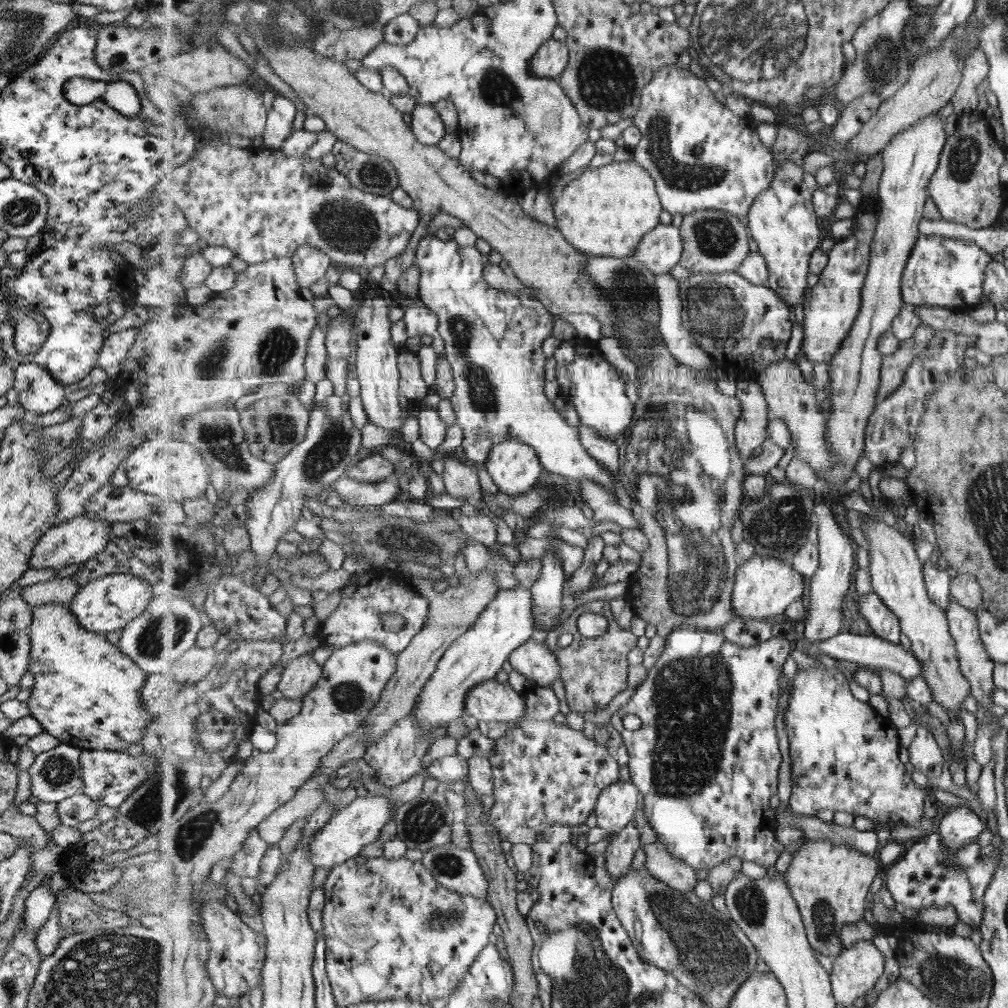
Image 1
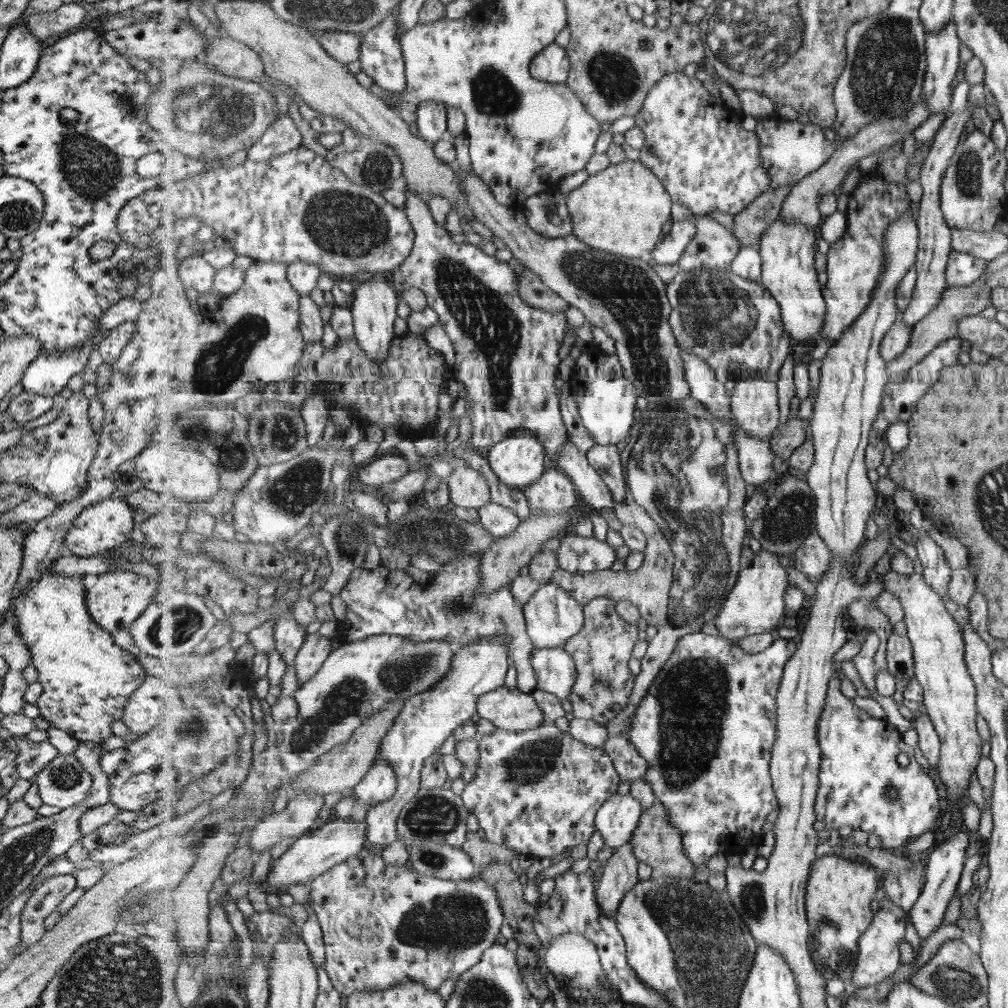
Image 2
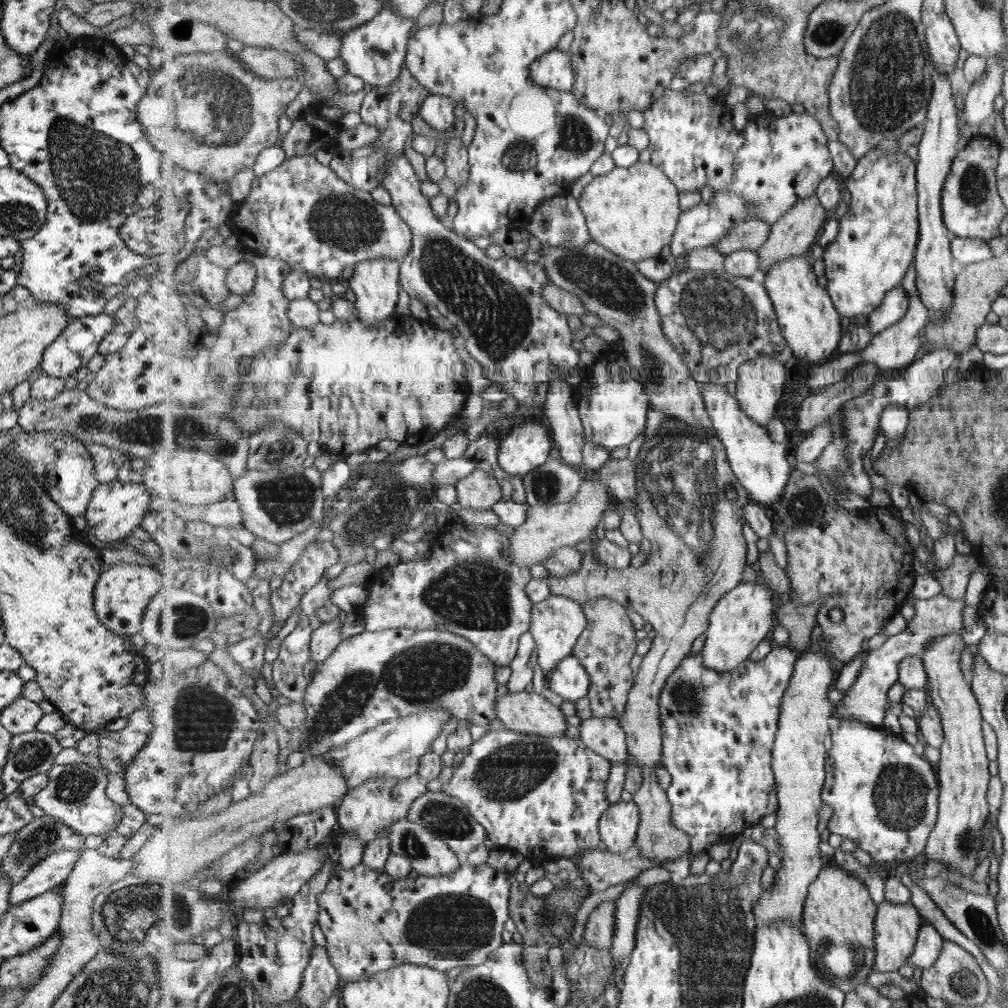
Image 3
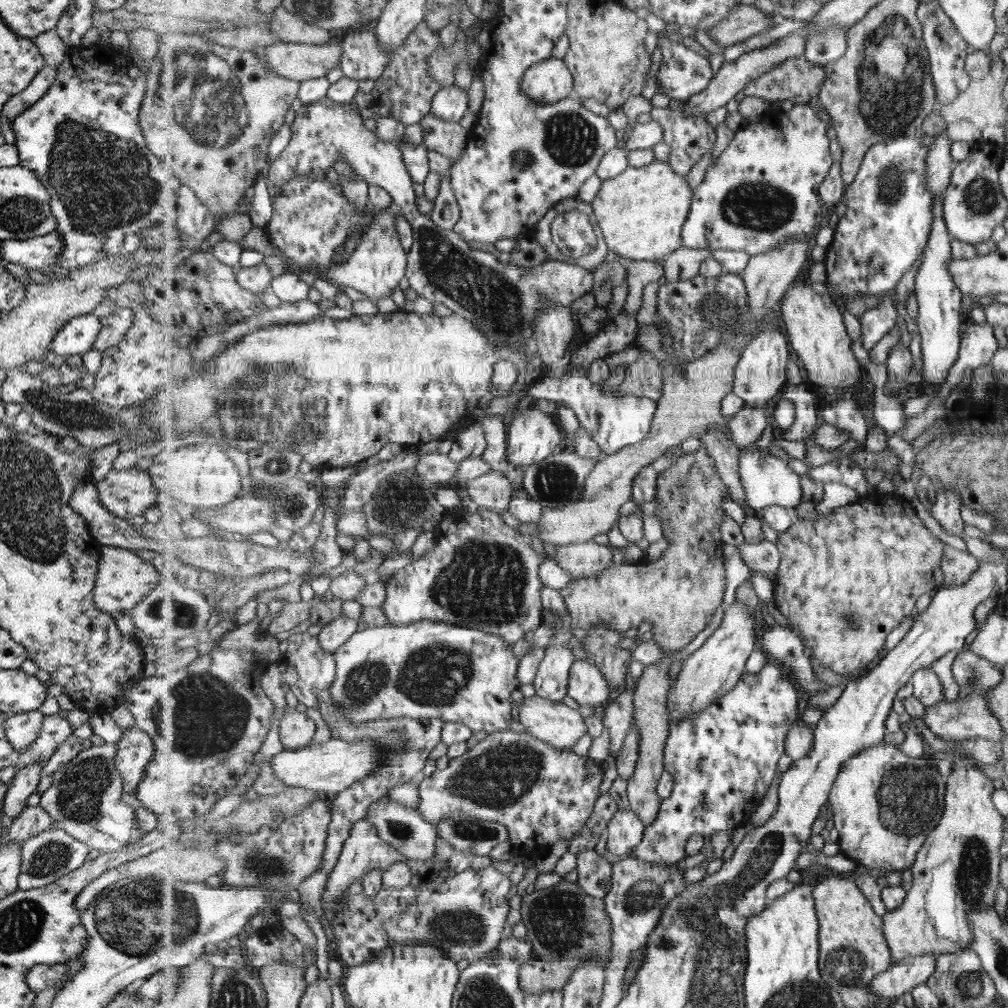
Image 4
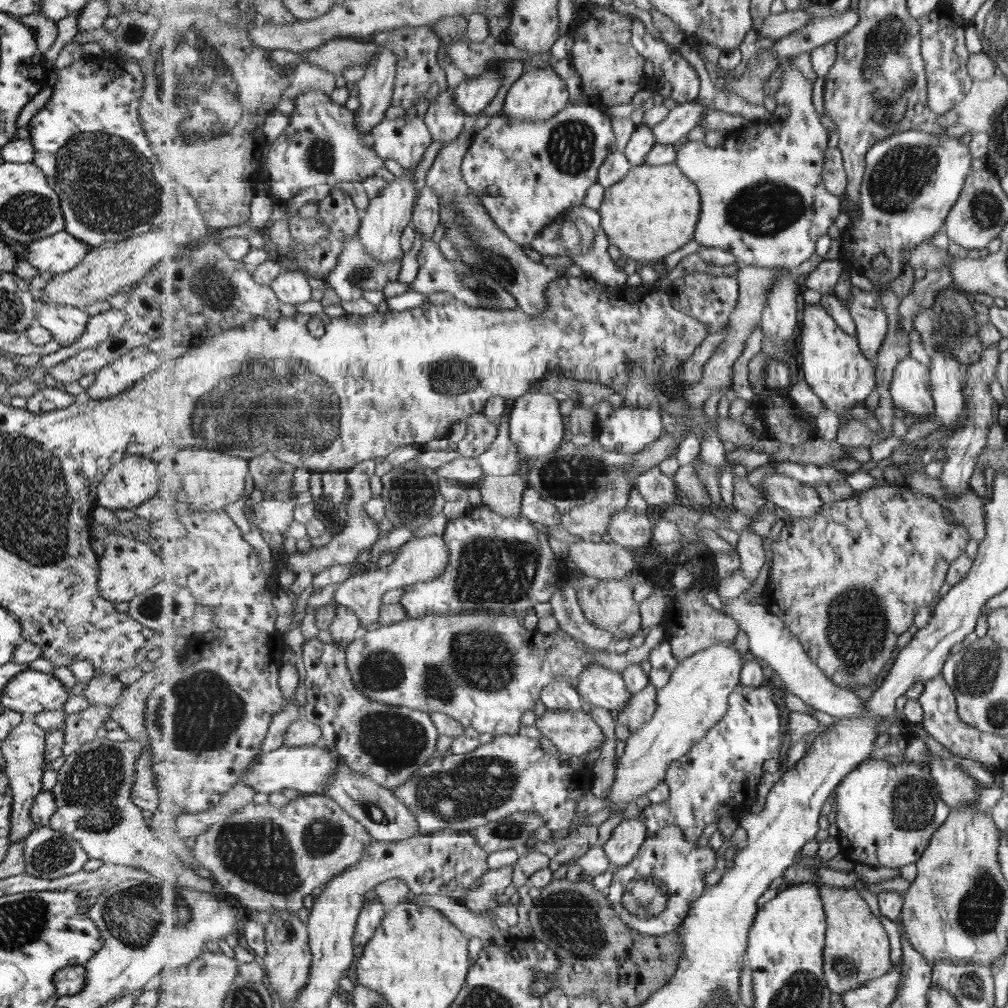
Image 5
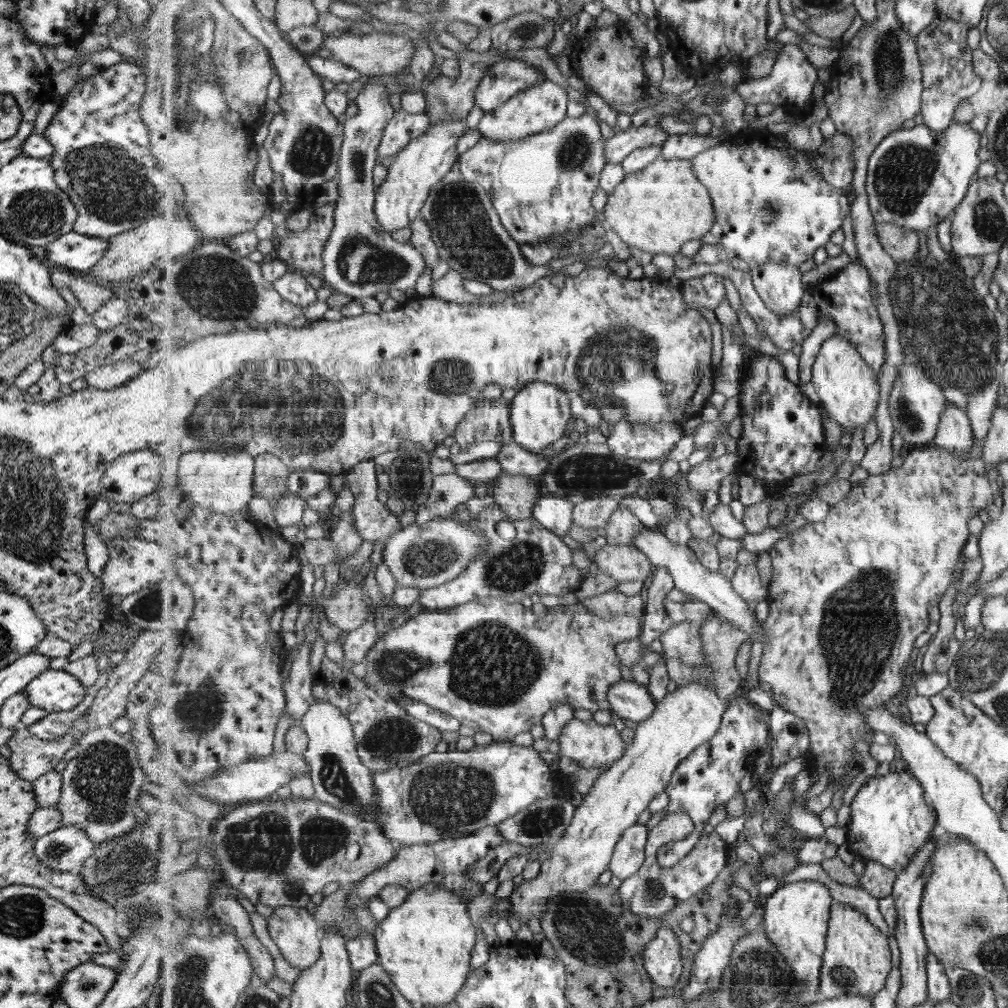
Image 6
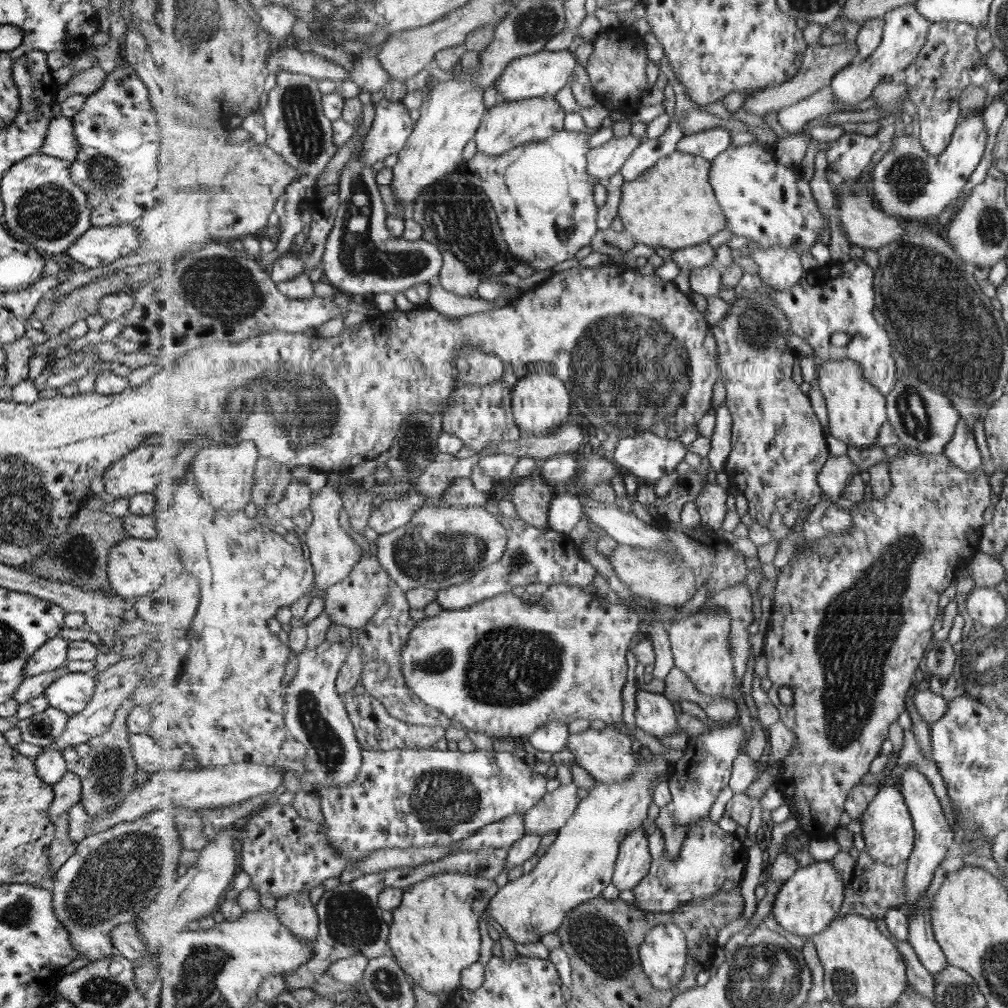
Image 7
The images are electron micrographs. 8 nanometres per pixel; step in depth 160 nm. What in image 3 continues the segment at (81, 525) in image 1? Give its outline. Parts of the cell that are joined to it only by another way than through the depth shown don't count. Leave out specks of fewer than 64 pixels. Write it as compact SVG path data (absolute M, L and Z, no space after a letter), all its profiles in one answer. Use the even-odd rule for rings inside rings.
M116 478L107 483L98 484L82 514L87 523L87 532L81 531L81 533L99 550L108 542L115 542L122 538L136 538L138 524L153 507L152 495L142 484L121 482Z

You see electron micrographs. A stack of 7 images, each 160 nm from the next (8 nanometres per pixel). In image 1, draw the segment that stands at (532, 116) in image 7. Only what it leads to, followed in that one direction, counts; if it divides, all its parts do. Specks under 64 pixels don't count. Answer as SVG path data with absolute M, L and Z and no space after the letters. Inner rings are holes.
M551 37L531 61L536 75L559 80L570 62L570 47L566 42Z

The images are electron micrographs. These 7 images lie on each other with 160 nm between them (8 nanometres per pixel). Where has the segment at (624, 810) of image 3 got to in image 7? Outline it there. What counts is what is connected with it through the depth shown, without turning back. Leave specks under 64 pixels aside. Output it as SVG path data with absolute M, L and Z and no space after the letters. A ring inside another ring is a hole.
M644 828L635 830L620 846L612 884L618 890L634 890L649 874L652 861L647 832Z

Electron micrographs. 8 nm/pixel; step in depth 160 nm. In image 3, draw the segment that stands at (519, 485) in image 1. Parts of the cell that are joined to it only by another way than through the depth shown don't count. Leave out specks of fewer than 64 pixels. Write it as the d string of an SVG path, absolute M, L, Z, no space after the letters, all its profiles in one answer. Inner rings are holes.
M539 421L515 425L500 442L499 464L514 477L522 479L545 464L555 447L554 439Z

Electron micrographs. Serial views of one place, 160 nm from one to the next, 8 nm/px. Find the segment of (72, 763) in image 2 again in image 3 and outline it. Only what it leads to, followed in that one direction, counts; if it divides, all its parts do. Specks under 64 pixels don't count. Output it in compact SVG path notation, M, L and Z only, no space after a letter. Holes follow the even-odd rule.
M57 764L52 765L46 775L47 784L33 797L35 806L41 808L45 815L55 818L82 838L89 835L104 835L107 838L115 832L121 818L121 807L103 793L107 779L101 771L85 764Z

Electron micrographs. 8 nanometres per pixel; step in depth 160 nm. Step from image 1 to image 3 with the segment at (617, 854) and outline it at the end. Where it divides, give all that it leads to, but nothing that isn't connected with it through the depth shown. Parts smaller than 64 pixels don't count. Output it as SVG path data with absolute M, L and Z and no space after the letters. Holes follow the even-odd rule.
M614 900L602 901L587 918L583 942L598 949L611 949L616 931L616 904Z

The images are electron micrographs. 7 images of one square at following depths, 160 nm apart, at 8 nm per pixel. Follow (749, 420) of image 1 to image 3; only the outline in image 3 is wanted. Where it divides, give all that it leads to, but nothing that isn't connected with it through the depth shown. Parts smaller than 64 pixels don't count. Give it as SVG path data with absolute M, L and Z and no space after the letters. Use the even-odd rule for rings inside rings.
M760 357L742 364L738 370L738 381L735 382L735 398L739 402L739 408L742 408L745 414L749 415L749 418L761 426L767 426L777 415L783 392L785 392L788 366L777 359L771 359L771 357Z

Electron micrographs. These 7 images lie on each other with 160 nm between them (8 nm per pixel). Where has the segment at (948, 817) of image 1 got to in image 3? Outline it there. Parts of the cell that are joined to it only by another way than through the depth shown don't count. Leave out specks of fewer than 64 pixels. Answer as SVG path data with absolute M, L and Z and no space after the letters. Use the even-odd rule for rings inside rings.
M925 919L914 953L909 956L910 960L907 962L910 968L920 969L924 973L927 968L931 969L931 966L935 966L945 941L939 930Z

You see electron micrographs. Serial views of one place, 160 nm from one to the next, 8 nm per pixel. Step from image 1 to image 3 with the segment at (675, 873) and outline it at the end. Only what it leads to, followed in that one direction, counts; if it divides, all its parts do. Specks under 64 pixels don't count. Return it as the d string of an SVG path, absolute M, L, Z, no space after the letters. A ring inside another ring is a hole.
M674 415L651 422L651 430L647 430L647 438L643 438L639 446L647 490L644 488L639 492L636 508L633 508L644 538L650 541L647 562L639 568L609 568L600 563L596 554L587 552L583 570L569 576L548 578L553 595L574 598L582 605L605 597L615 599L627 610L641 614L656 633L651 650L643 657L619 725L626 731L630 755L644 773L643 784L633 796L642 815L635 845L640 855L658 862L679 860L691 846L687 832L671 822L672 804L655 774L655 768L663 762L663 720L659 700L669 677L689 654L695 638L701 633L707 634L710 614L716 604L739 586L748 565L749 548L743 536L743 524L746 522L745 507L751 499L735 474L728 454L717 454L715 462L715 445L721 443L718 437L707 439L703 430L685 424Z

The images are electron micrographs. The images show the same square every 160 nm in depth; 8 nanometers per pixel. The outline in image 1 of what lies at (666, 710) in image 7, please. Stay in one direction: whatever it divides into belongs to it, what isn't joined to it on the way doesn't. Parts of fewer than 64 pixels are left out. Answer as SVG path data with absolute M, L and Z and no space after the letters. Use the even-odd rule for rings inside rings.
M527 641L511 653L508 662L513 670L518 670L539 687L550 687L555 678L561 678L557 655L544 642Z

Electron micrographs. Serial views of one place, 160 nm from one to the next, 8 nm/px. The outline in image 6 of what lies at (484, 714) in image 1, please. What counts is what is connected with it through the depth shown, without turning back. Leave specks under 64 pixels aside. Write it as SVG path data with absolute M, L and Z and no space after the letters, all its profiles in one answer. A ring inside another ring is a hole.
M573 718L567 726L563 728L561 736L558 738L560 743L560 754L577 762L583 768L611 768L615 762L624 758L627 752L627 745L623 742L619 730L613 725L601 726L595 720L579 720Z

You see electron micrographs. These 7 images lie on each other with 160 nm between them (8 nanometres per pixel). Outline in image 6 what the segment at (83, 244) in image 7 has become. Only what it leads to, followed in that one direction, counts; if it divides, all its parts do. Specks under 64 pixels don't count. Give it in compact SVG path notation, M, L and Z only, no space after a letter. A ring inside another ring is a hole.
M67 232L45 246L45 258L55 266L64 266L73 271L88 271L103 258L109 240Z

